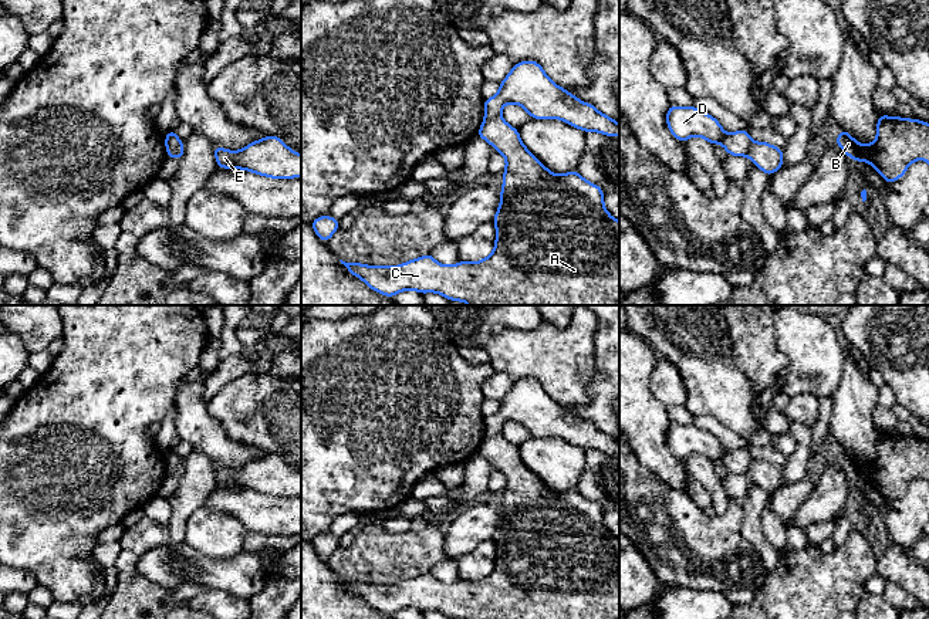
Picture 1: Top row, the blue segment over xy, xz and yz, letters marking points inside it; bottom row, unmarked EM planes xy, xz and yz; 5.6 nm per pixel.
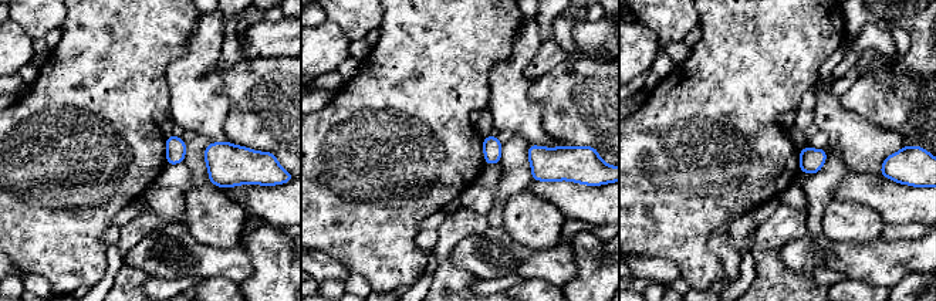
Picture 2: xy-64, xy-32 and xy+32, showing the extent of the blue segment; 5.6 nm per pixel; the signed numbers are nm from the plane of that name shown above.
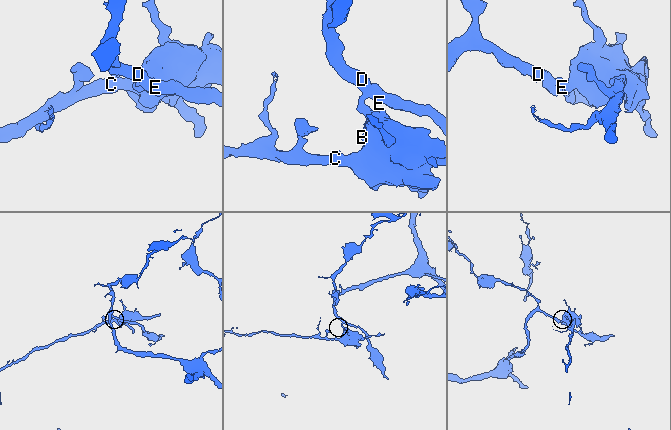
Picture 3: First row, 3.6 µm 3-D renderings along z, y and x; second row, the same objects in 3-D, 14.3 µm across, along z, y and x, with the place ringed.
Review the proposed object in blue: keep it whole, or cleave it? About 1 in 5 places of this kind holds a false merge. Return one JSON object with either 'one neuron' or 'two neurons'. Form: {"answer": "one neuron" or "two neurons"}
{"answer": "two neurons"}

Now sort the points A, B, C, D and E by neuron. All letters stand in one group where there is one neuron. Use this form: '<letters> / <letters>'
A B C / D E

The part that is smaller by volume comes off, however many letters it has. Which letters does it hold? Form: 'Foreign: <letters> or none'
Foreign: A, B, C

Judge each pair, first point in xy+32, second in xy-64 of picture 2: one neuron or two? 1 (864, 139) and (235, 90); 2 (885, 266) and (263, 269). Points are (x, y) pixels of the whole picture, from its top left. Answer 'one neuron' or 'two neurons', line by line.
1: two neurons
2: two neurons

